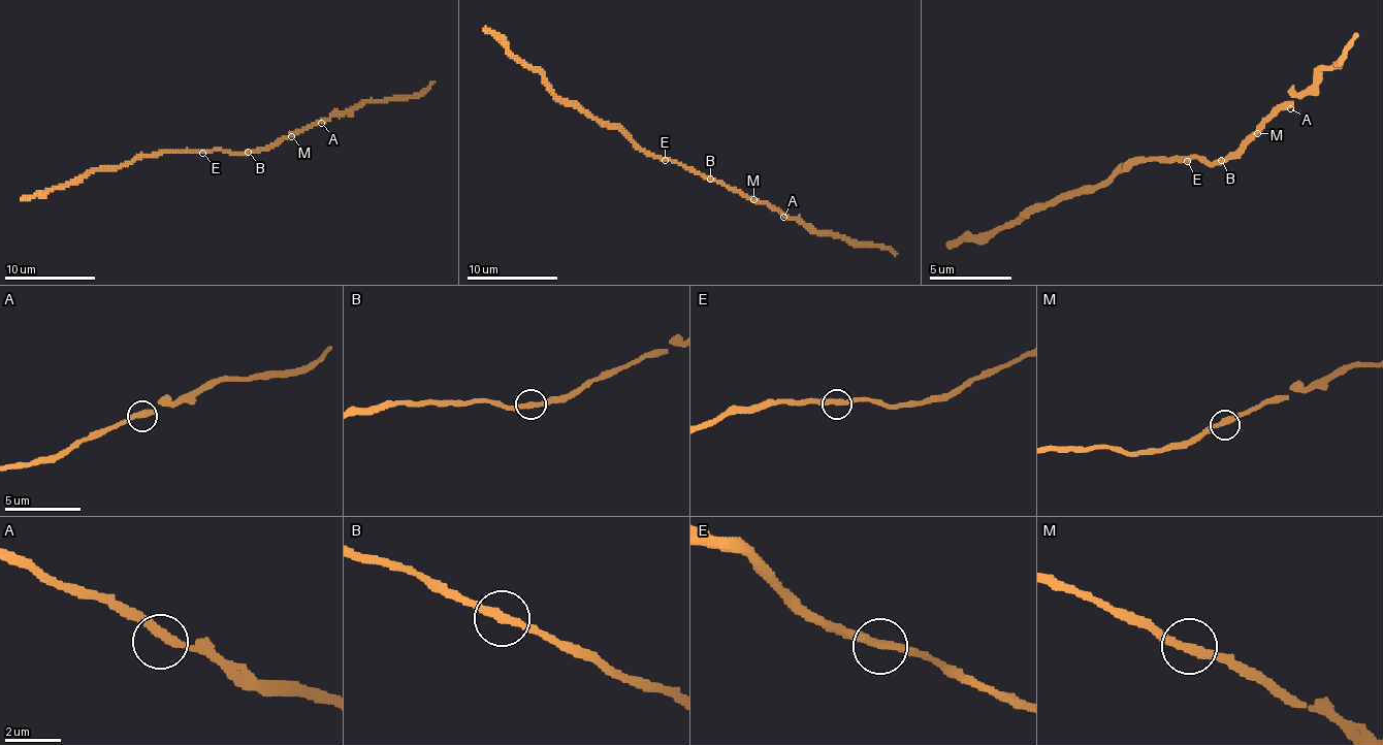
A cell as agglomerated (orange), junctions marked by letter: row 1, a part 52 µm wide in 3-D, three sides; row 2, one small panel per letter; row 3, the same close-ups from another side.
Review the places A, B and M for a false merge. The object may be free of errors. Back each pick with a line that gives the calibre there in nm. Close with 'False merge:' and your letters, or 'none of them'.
False merge: none of them

